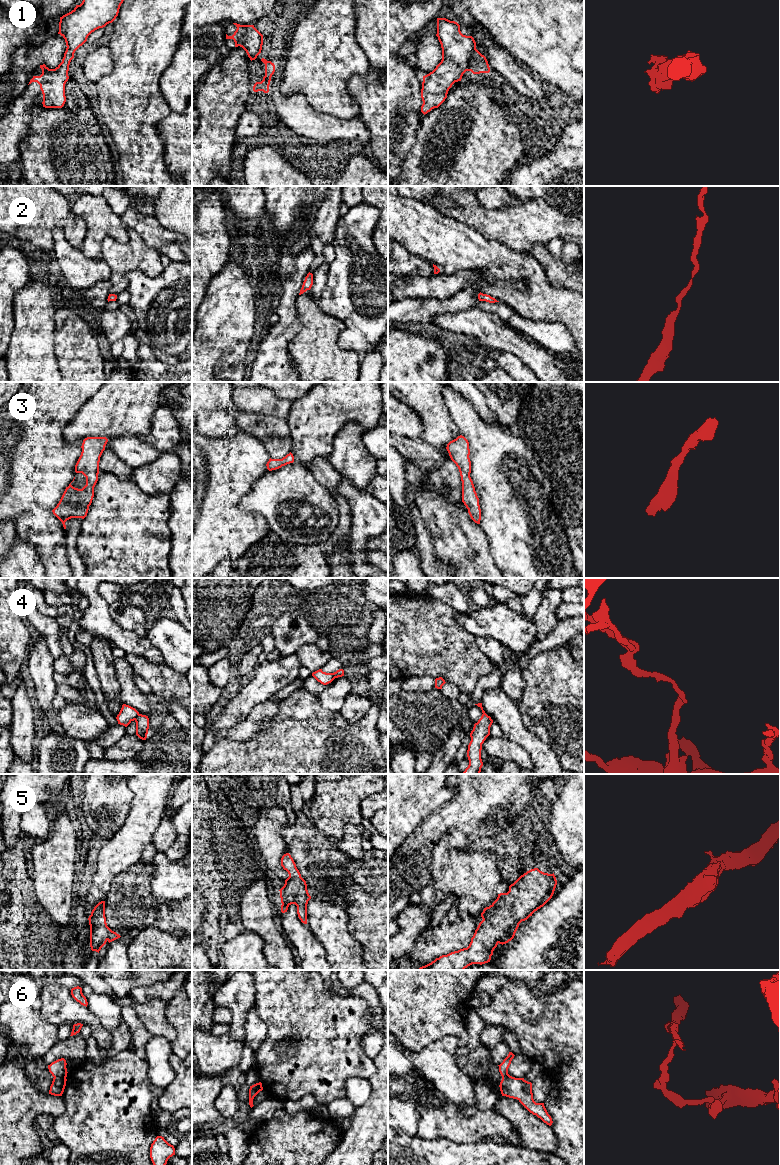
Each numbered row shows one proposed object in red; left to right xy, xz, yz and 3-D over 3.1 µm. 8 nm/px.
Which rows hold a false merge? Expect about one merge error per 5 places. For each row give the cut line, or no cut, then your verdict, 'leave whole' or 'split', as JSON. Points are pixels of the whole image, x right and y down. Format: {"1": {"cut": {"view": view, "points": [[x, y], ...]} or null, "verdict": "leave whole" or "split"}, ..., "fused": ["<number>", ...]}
{"1": {"cut": null, "verdict": "leave whole"}, "2": {"cut": null, "verdict": "leave whole"}, "3": {"cut": null, "verdict": "leave whole"}, "4": {"cut": {"view": "xy", "points": [[140, 714], [134, 719]]}, "verdict": "split"}, "5": {"cut": null, "verdict": "leave whole"}, "6": {"cut": {"view": "xy", "points": [[54, 1076], [65, 1078]]}, "verdict": "split"}, "fused": ["4", "6"]}

